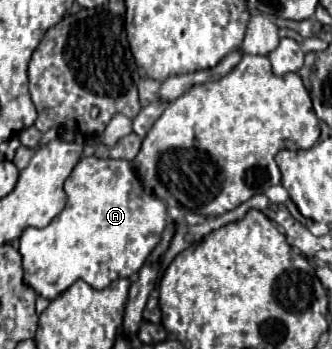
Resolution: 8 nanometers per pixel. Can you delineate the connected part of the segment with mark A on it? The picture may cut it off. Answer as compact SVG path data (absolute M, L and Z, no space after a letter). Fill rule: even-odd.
M83 158L65 182L67 204L59 216L51 220L45 228L27 228L19 238L19 254L23 256L23 282L35 290L37 296L55 300L73 282L85 280L95 290L107 288L117 278L129 278L139 272L147 262L149 252L157 246L161 232L167 222L167 206L155 194L143 188L131 162L127 160L103 160L103 158Z

